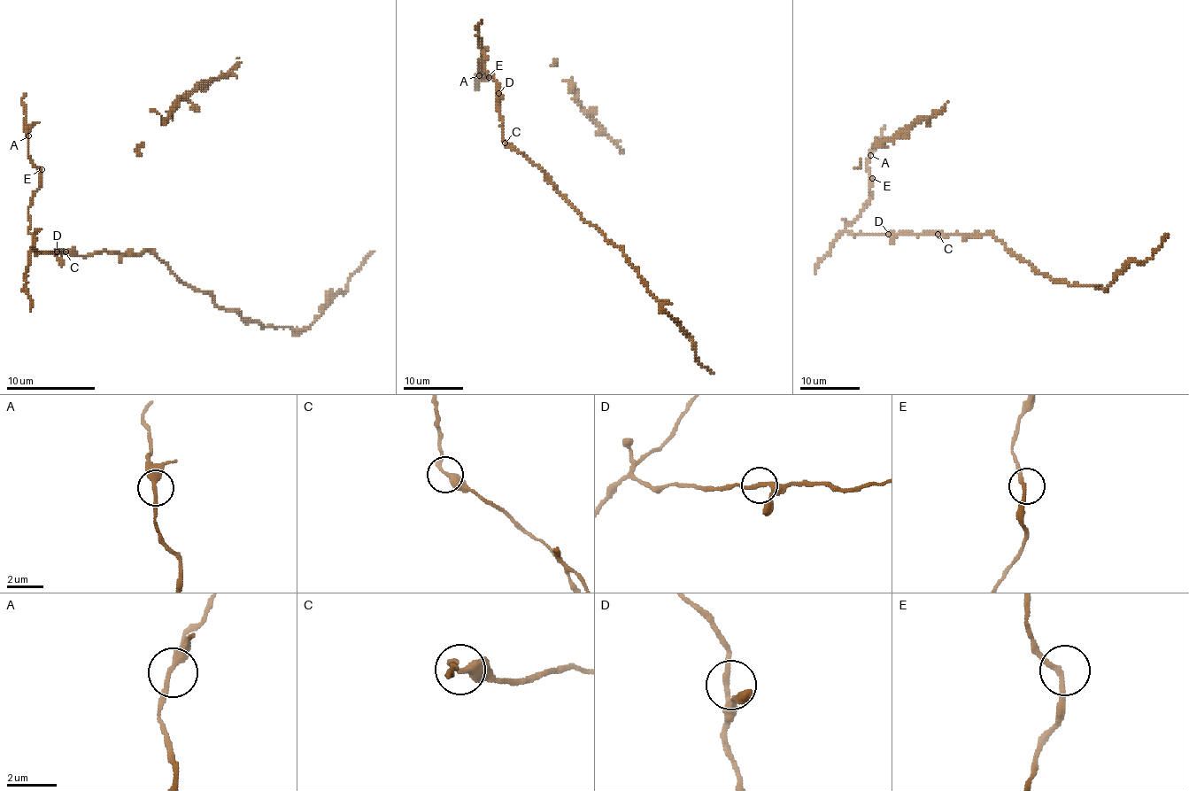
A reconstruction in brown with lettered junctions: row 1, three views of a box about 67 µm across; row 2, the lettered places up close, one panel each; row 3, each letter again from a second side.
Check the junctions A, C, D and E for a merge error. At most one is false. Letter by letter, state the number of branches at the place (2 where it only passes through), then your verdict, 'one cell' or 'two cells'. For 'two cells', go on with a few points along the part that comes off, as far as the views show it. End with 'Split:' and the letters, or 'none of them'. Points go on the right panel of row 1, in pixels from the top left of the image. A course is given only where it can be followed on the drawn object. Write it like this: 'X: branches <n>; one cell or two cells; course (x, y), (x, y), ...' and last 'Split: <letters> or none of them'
A: branches 2; one cell
C: branches 2; one cell
D: branches 2; one cell
E: branches 2; one cell
Split: none of them

